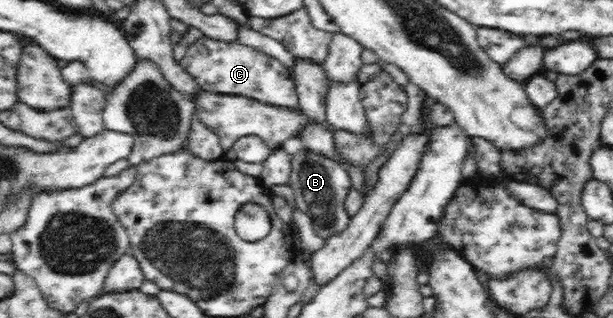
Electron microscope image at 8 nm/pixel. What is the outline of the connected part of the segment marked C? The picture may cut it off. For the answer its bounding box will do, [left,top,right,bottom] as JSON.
[179,37,299,107]

